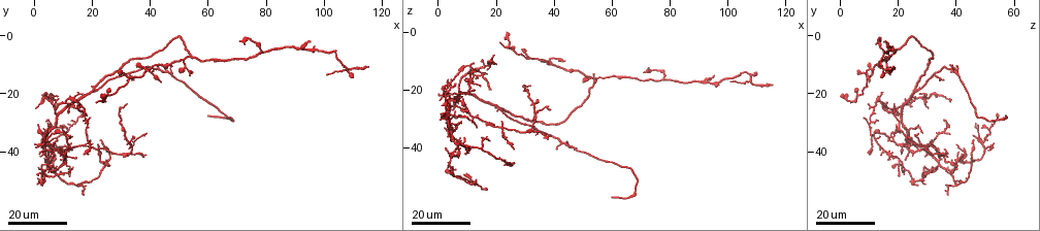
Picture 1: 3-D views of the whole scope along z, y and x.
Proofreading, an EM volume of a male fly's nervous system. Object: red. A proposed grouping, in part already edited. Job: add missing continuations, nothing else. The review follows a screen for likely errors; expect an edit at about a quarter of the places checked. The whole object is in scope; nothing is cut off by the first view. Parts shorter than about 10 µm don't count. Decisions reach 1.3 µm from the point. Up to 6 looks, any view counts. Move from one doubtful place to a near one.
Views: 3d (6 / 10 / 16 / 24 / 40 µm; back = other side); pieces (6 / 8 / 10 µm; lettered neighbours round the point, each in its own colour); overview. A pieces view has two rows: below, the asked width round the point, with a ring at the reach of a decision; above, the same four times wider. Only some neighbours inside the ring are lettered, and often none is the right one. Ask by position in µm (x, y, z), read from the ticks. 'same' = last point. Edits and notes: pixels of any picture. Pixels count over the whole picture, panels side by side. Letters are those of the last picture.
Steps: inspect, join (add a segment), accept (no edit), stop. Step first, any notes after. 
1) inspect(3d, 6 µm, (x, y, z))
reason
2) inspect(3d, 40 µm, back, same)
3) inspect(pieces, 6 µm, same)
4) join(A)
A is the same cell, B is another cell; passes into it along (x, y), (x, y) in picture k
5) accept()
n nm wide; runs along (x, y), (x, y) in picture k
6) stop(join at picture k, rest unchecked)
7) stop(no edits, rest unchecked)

inspect(3d, 24 µm, (60, 28, 57))
branch stops here

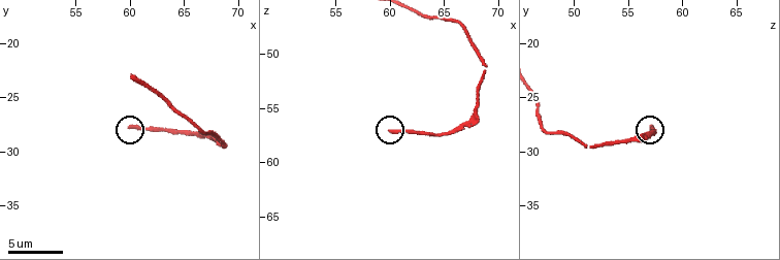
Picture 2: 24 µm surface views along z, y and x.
inspect(pieces, 10 µm, (60.2, 27.8, 57.0))

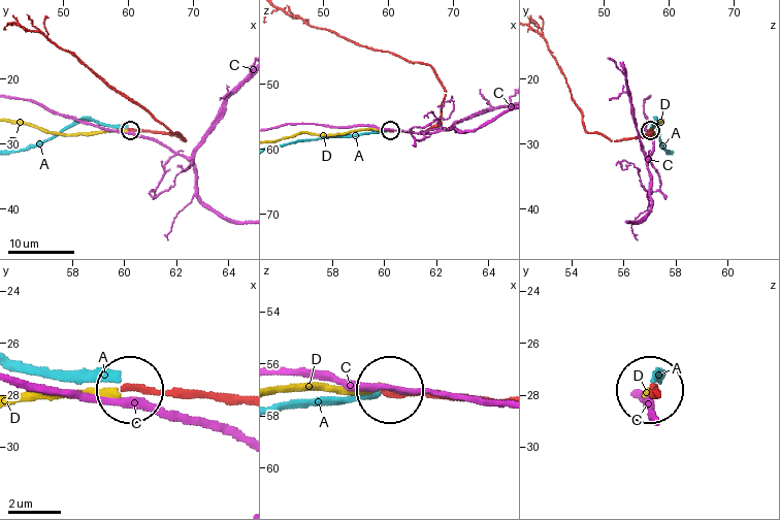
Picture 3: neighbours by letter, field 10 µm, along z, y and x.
accept()
A, C and D are other cells; runs along (241, 399), (131, 392) in picture 3; no lettered segment goes on from it

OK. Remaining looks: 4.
inspect(3d, 16 µm, (110, 14, 13))
branch stops here

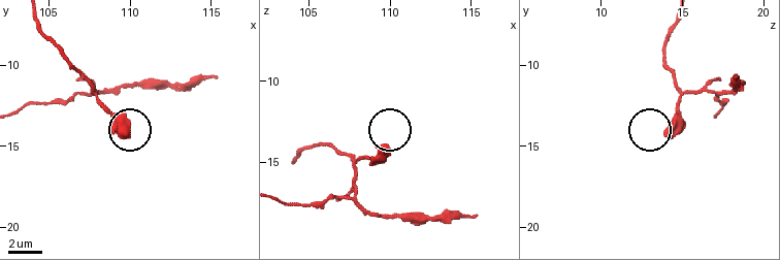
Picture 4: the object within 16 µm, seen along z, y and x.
inspect(pieces, 6 µm, (109.9, 14.3, 14.2))

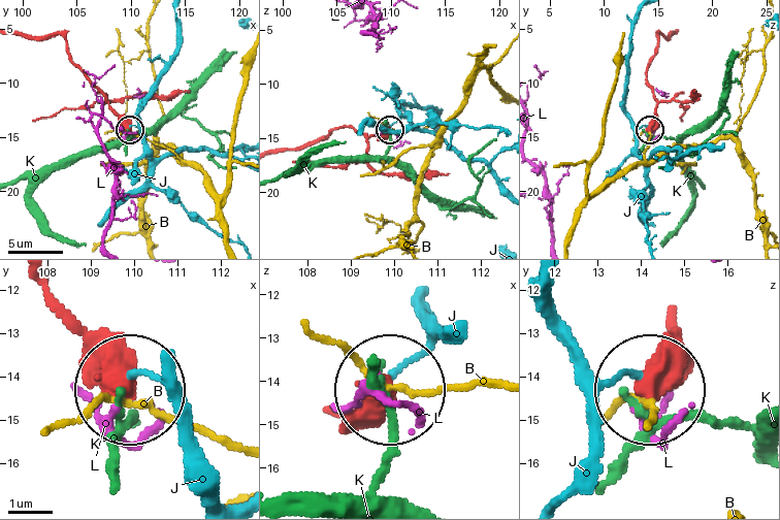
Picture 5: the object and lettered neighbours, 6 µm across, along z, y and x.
accept()
B, J, K and L are other cells; runs along (676, 31), (658, 36), (646, 74), (656, 102), (649, 129) in picture 5; no lettered segment goes on from it

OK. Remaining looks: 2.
inspect(3d, 24 µm, (8, 46, 29))
thin end

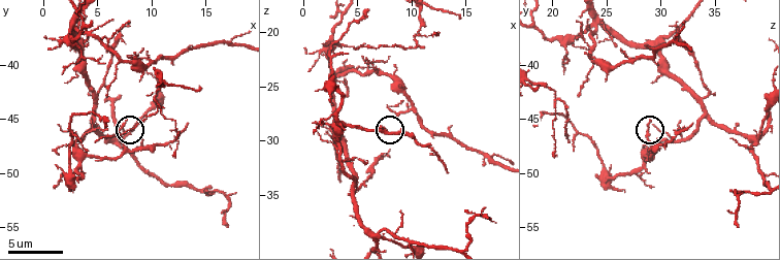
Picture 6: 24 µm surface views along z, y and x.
inspect(pieces, 8 µm, (7.4, 45.4, 28.8))

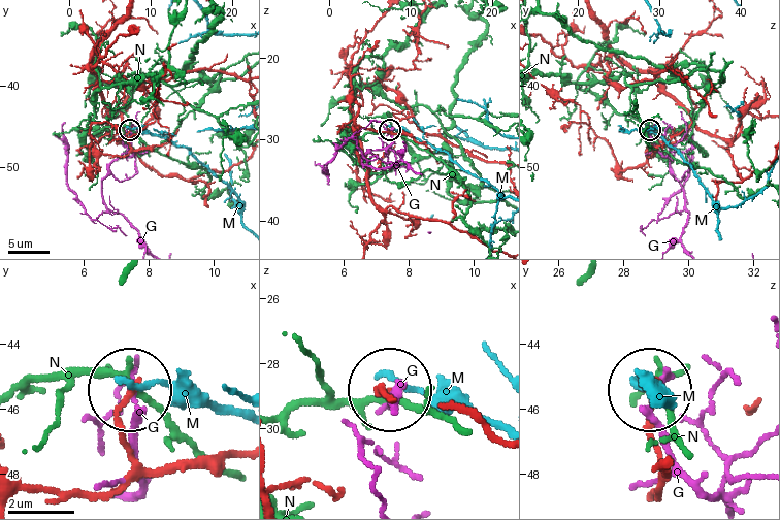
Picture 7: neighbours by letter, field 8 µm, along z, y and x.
accept()
G, M and N are other cells; none of them fits

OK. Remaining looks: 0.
stop(no edits, rest unchecked)

